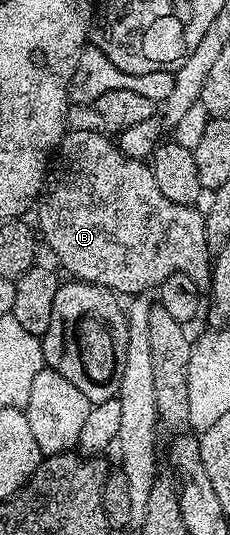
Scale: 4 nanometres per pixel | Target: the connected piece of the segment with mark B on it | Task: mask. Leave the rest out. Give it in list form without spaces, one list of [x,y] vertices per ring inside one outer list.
[[[97,130],[92,132],[66,131],[65,136],[55,149],[55,155],[52,157],[45,178],[45,186],[35,204],[38,224],[36,227],[39,229],[40,239],[43,241],[44,247],[46,244],[57,255],[58,262],[70,272],[68,275],[74,280],[86,280],[88,284],[102,284],[110,293],[122,292],[125,298],[148,293],[150,291],[148,288],[156,289],[159,281],[166,280],[168,276],[176,272],[187,274],[187,278],[191,278],[203,290],[209,288],[211,281],[211,248],[209,252],[209,247],[211,247],[211,241],[208,234],[205,233],[204,215],[200,211],[197,213],[197,210],[196,207],[188,204],[171,202],[171,198],[167,198],[163,194],[163,190],[159,190],[152,167],[144,159],[129,159],[108,135]]]

